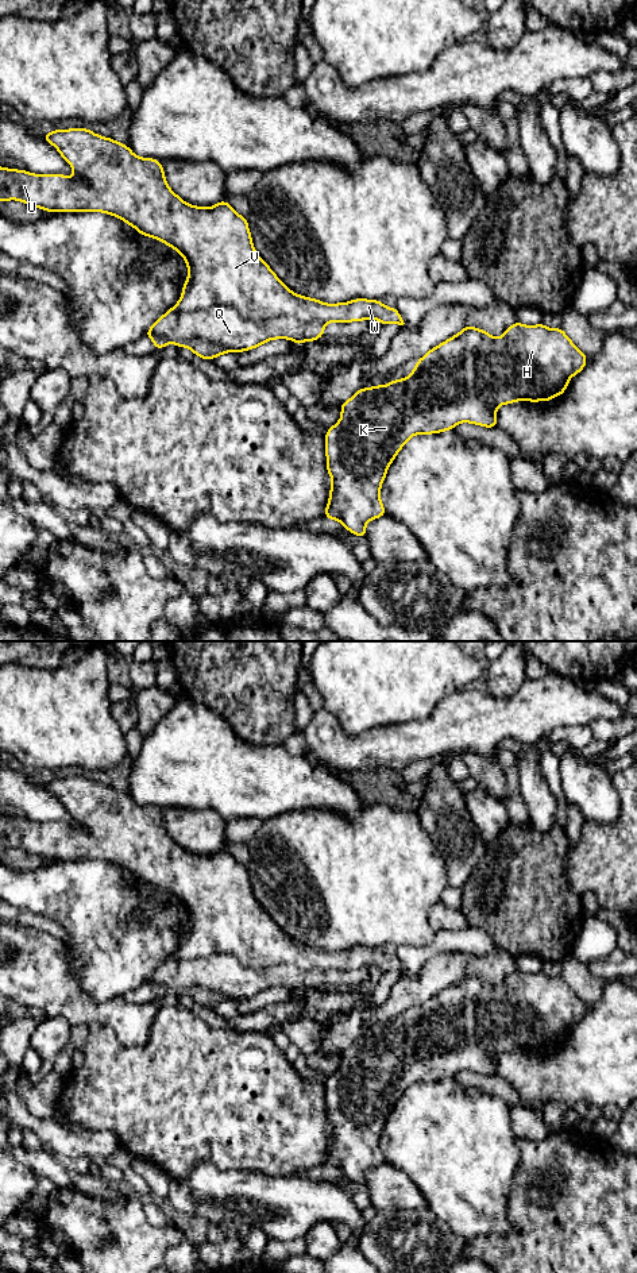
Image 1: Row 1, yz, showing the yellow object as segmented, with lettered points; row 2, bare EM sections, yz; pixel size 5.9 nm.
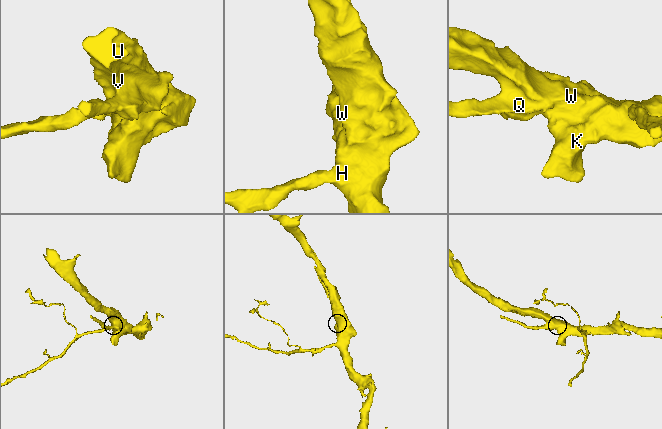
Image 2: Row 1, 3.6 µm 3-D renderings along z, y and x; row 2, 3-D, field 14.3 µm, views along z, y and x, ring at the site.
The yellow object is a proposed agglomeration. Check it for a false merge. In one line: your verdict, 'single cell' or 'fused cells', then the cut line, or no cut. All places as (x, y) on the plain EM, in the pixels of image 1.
fused cells; cut yz (173, 955), (234, 955), (253, 968), (294, 964), (324, 972)

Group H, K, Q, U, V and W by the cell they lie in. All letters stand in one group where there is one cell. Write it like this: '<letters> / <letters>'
H K U V W / Q

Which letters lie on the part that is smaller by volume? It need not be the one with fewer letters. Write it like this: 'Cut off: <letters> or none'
Cut off: Q

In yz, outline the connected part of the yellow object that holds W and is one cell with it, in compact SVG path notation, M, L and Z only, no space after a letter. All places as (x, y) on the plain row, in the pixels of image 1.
M54 776L42 786L58 798L74 818L74 823L34 822L0 815L0 850L18 848L47 860L103 860L119 865L140 883L174 896L188 913L188 927L178 950L173 954L177 961L232 954L252 969L294 964L301 971L318 969L325 973L378 967L381 973L398 971L401 977L408 975L397 956L389 956L379 948L355 946L348 950L325 952L292 940L258 903L247 865L236 861L225 848L215 855L185 850L167 833L159 809L140 806L128 794L88 776Z

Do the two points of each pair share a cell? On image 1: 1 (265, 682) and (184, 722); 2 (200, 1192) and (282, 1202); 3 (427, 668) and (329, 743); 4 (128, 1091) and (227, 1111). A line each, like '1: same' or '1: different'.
1: different
2: same
3: different
4: same

